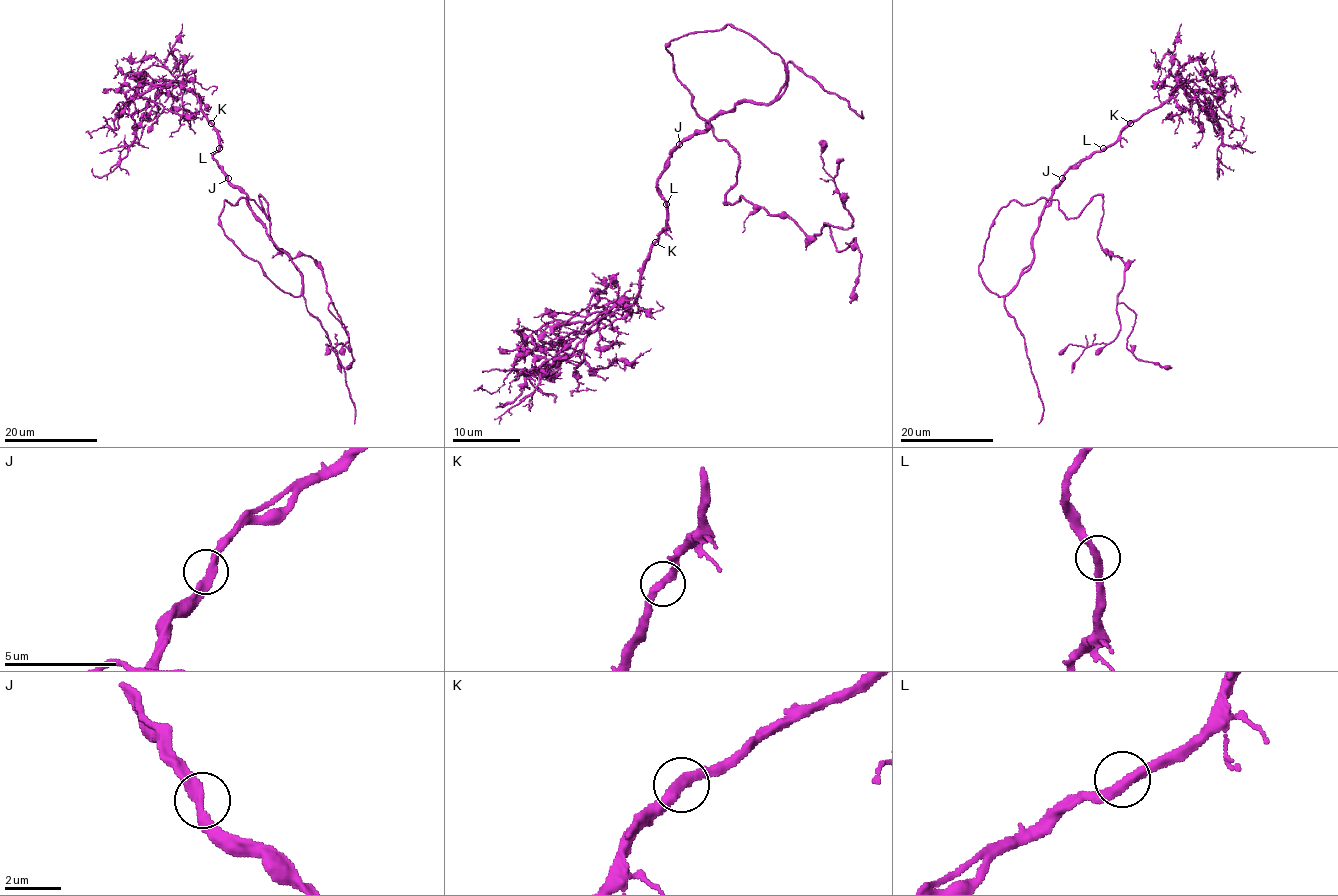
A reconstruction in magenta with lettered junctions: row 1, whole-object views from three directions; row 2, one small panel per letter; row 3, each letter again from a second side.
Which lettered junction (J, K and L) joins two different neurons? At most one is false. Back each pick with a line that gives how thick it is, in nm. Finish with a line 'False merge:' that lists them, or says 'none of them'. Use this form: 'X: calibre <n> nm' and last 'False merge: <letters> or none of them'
False merge: none of them

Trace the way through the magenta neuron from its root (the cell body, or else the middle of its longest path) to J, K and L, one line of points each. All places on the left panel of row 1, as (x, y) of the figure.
J: (241, 190), (228, 179)
K: (241, 190), (228, 180), (213, 159), (219, 148), (219, 132), (211, 123)
L: (241, 190), (228, 180), (213, 159), (219, 148)

